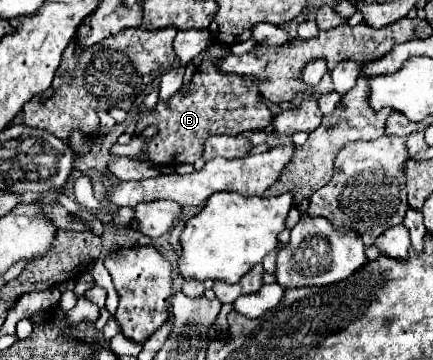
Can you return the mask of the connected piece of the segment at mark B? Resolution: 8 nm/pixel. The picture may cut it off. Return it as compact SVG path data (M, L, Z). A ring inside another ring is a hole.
M208 47L202 63L198 65L194 79L190 83L188 95L174 95L166 105L158 103L156 111L148 111L144 105L140 107L142 117L138 121L136 133L140 133L148 125L158 127L158 135L148 139L132 139L128 145L112 145L112 155L126 155L136 157L144 147L152 161L162 165L180 165L180 163L194 163L204 153L204 143L212 135L240 135L246 131L264 131L272 123L272 113L262 101L260 81L258 77L244 77L238 73L226 73L216 63L226 57L216 47Z

